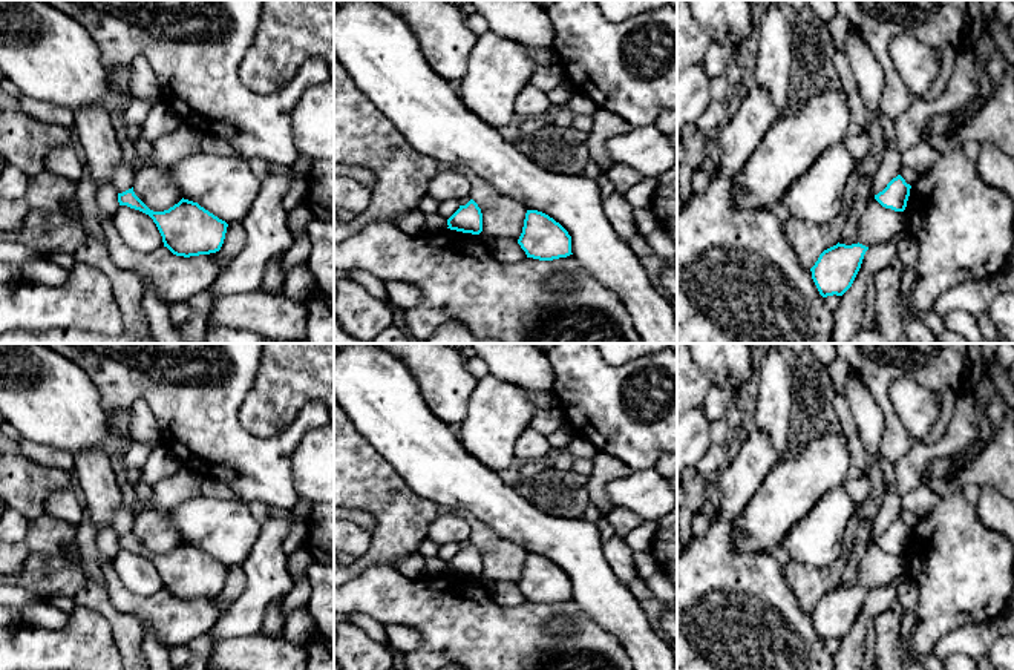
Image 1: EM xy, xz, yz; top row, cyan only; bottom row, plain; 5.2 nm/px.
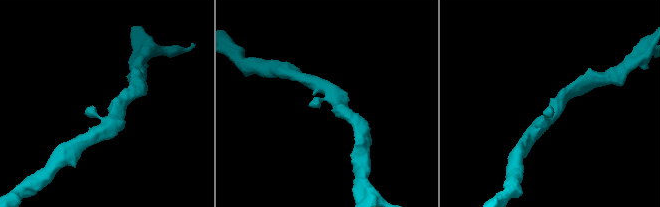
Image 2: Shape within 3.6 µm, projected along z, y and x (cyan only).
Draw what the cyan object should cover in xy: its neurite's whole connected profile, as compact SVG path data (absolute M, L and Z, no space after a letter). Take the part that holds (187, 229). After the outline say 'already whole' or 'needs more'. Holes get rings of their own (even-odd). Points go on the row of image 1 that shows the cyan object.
M133 187L118 193L119 205L149 215L156 224L164 247L176 256L199 256L221 250L228 224L198 202L181 199L164 212L150 210L133 192Z; already whole

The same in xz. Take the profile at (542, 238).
M527 210L518 244L527 258L539 261L553 261L573 255L568 232L553 218L538 210Z; already whole

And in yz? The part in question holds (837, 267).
M836 244L824 250L810 268L812 279L823 297L842 296L853 284L865 251L862 244Z; already whole

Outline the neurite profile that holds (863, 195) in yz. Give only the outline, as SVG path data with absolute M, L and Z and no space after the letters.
M858 173L859 182L855 192L853 204L850 209L849 219L842 227L839 244L852 245L858 244L858 224L864 212L867 210L873 195L873 176Z

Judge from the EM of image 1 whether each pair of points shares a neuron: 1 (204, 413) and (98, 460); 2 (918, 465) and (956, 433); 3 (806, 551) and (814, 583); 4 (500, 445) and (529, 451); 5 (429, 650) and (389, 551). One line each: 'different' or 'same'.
1: different
2: same
3: different
4: different
5: different

